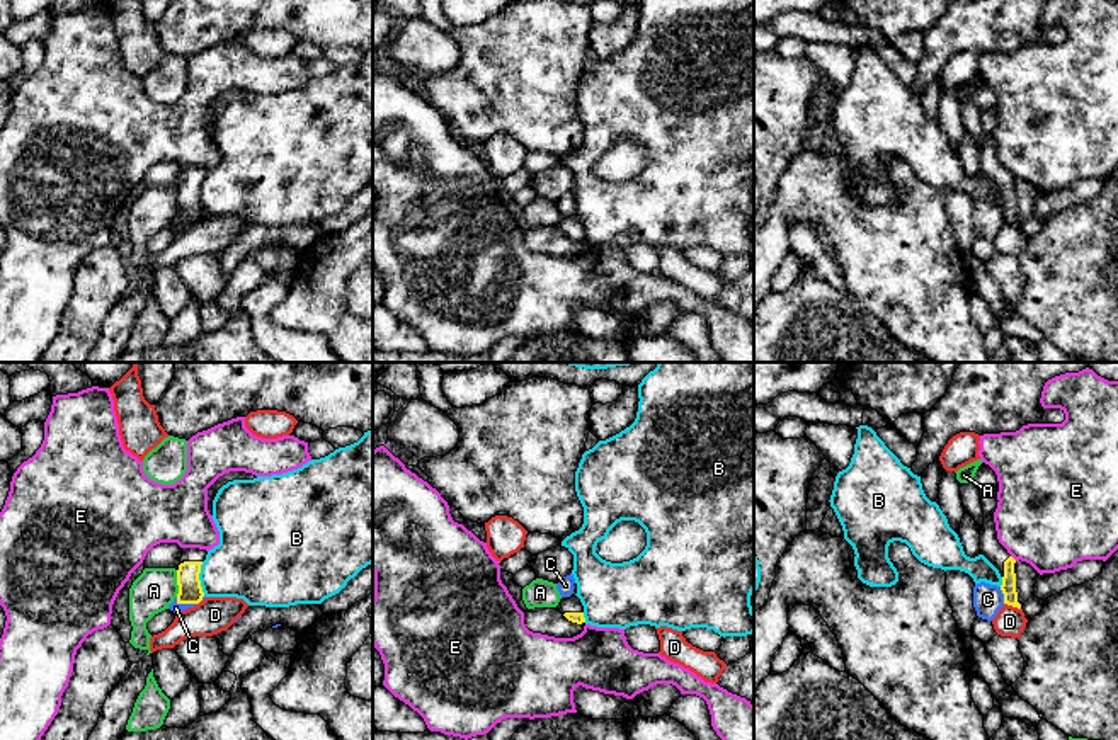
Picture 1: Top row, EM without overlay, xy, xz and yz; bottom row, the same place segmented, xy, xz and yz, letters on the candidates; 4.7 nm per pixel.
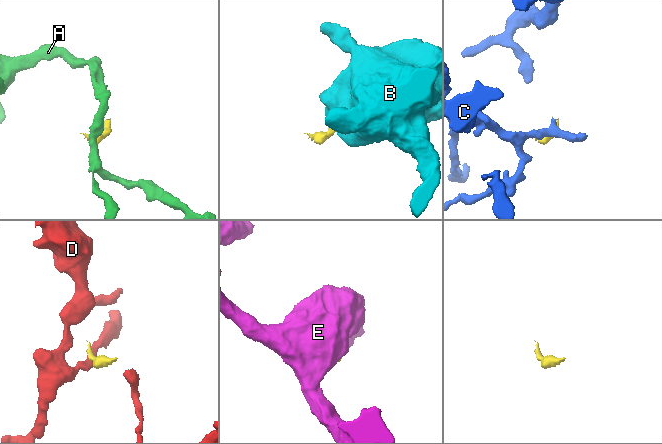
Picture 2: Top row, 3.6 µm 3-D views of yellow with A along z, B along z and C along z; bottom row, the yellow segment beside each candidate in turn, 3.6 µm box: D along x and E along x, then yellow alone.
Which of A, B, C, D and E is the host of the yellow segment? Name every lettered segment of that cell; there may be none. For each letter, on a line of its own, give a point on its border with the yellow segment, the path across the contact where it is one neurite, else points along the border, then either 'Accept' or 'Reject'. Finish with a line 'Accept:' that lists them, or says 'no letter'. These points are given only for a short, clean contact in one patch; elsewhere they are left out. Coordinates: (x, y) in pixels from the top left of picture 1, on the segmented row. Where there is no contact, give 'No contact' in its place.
A: Touches yellow at xy (177, 584). Boundary: xy (176, 570), (177, 596). Reject
B: Touches yellow at xy (198, 579). Boundary: xy (201, 562), (199, 586), (205, 594). Reject
C: Touches yellow at xy (186, 603). Boundary: xy (176, 597), (179, 603), (196, 604). Reject
D: Touches yellow at yz (1013, 606). Boundary: yz (1004, 603), (1020, 609). Reject
E: Touches yellow at yz (1013, 558). Reject
Accept: no letter

